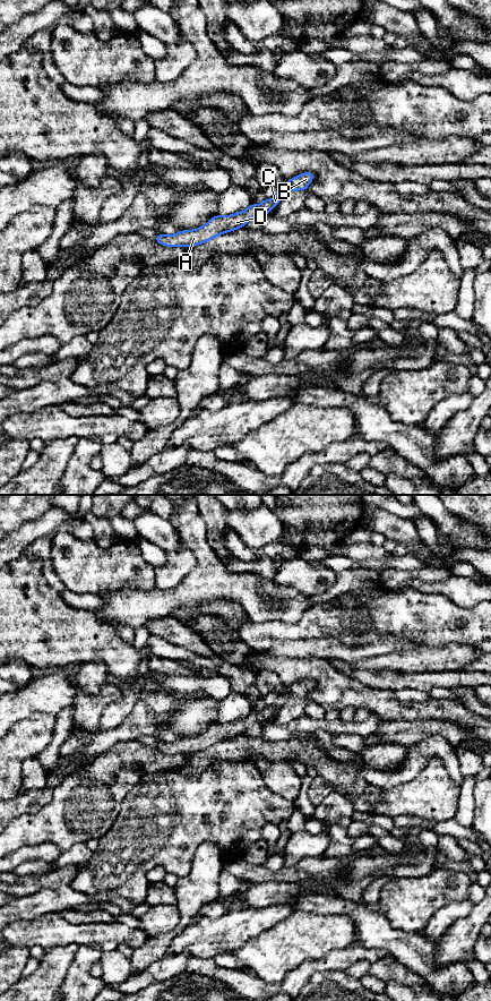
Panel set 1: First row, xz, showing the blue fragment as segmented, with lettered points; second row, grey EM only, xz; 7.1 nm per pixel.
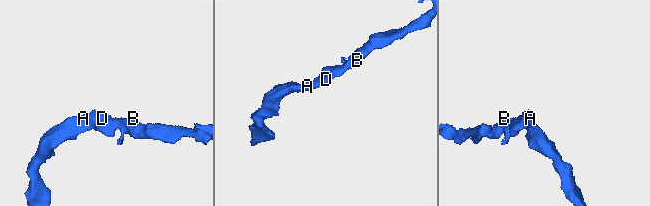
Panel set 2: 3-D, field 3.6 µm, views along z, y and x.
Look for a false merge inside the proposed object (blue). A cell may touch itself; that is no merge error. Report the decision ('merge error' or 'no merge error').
no merge error

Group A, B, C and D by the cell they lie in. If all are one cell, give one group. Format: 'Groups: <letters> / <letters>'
Groups: A B C D

